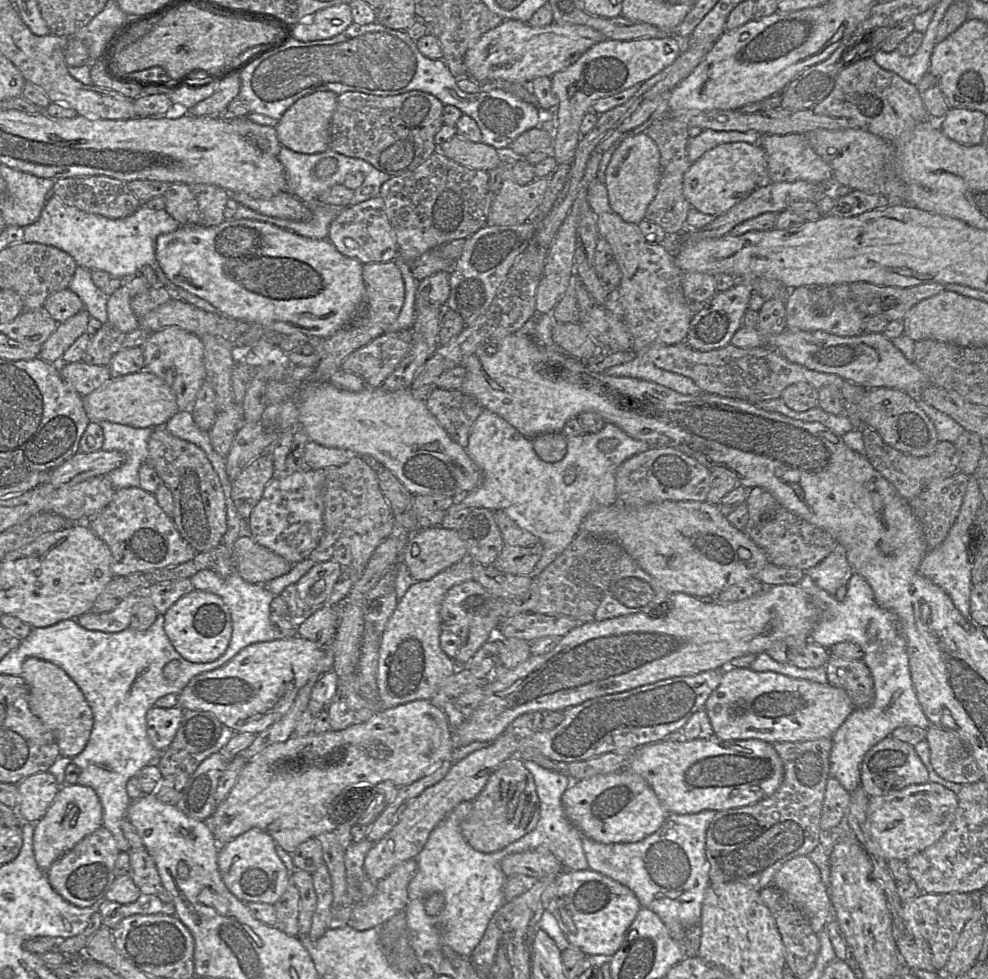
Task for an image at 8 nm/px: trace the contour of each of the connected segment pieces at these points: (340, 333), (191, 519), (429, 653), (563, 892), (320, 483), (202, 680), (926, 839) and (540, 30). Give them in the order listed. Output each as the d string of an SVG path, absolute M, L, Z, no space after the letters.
M395 261L366 263L362 267L365 295L356 316L334 334L323 338L322 356L315 365L320 378L327 380L340 369L342 361L356 349L387 332L397 319L404 303L404 281Z
M164 425L154 427L148 441L147 461L173 496L172 521L196 553L217 547L226 532L224 493L211 462L197 445L172 435Z
M466 558L429 580L415 581L399 600L385 626L379 647L377 684L383 708L422 699L442 709L451 728L458 727L467 718L454 706L455 699L449 698L440 689L440 683L458 669L454 659L446 655L440 646L443 630L440 611L449 589L472 579L473 561Z
M591 869L564 870L545 889L541 901L544 909L555 917L570 945L587 956L612 957L641 909L628 887Z
M325 469L276 473L248 518L249 536L292 565L308 559L325 531L324 479Z
M300 636L250 644L223 666L194 676L177 695L178 706L182 709L211 712L235 733L257 735L289 710L299 690L307 683L310 674L322 659L324 647Z
M940 784L910 785L902 790L869 798L867 818L871 836L885 860L907 860L936 843L953 822L957 794Z
M504 20L484 33L466 52L464 65L467 77L483 85L503 80L531 83L537 77L552 77L574 64L589 48L605 40L604 35L586 25L556 24L532 27L517 20Z

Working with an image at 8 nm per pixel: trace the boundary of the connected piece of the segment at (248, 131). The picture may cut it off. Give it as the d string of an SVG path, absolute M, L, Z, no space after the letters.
M247 116L234 118L230 124L235 132L252 141L259 149L278 157L282 145L274 127L256 124Z

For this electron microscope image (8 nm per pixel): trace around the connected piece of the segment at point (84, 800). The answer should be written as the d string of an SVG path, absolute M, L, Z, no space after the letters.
M80 784L61 785L45 815L35 823L33 851L42 871L47 873L51 865L70 851L84 837L102 826L103 808L94 789Z

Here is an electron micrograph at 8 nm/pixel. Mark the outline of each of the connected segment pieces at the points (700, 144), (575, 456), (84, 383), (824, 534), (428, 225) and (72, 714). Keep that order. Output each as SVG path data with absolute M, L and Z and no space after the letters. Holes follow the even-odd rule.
M704 130L700 135L691 137L687 143L687 154L691 163L697 161L704 153L714 147L731 142L758 144L761 134L756 131L715 131Z
M483 409L472 425L468 438L468 444L465 448L468 456L477 465L477 467L482 473L482 483L479 487L463 495L457 500L461 501L470 509L486 508L493 512L499 509L504 510L520 527L537 536L542 542L543 553L539 562L536 564L534 570L532 571L532 576L535 577L540 574L547 566L549 566L570 545L575 536L580 532L580 526L582 521L590 512L601 507L613 505L618 502L617 495L615 493L615 475L617 468L627 459L631 458L636 454L645 452L650 448L651 447L646 442L636 440L630 437L627 433L625 433L615 424L606 422L603 428L596 433L585 432L584 434L579 436L567 436L567 452L564 458L558 462L547 462L543 460L534 450L532 438L526 437L521 434L514 426L512 426L509 422L507 422L505 419L498 416L497 414L489 410ZM606 438L614 438L619 441L617 447L608 453L603 452L599 448L599 443Z
M82 360L59 363L59 371L62 378L81 396L90 394L113 377L108 365L91 365Z
M763 488L749 489L745 504L748 520L742 531L764 551L769 563L806 571L828 556L837 544L827 530L794 515Z
M437 149L425 162L412 171L393 176L384 182L379 192L379 197L384 201L387 217L396 236L398 257L407 263L412 263L434 247L453 240L465 240L484 227L493 196L489 189L488 172L463 166L449 159Z
M35 657L23 662L21 677L29 689L29 707L53 732L60 755L73 758L81 753L93 728L93 714L80 688L62 668Z

